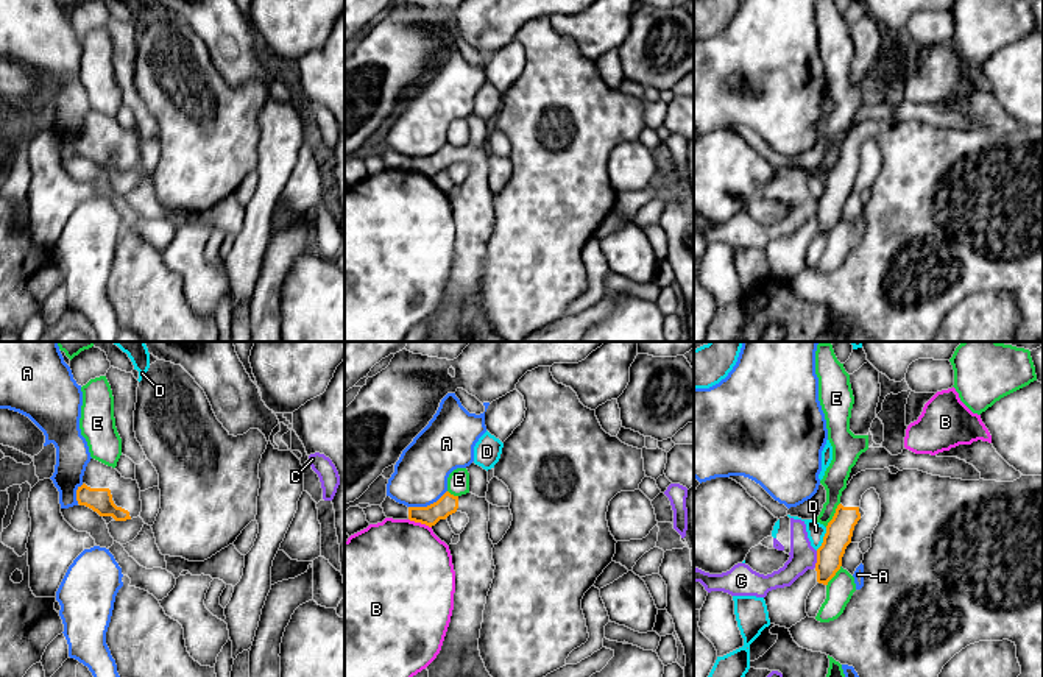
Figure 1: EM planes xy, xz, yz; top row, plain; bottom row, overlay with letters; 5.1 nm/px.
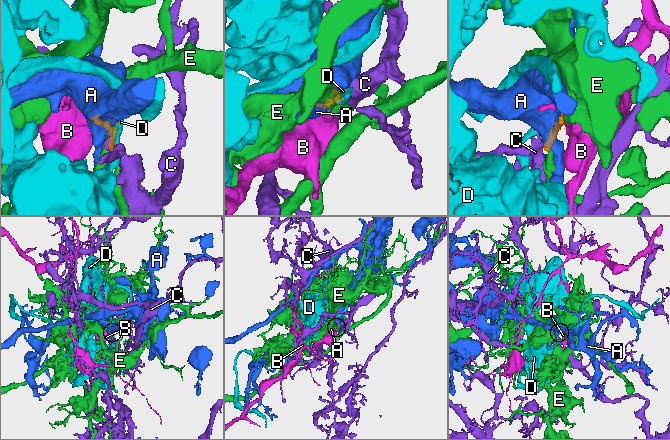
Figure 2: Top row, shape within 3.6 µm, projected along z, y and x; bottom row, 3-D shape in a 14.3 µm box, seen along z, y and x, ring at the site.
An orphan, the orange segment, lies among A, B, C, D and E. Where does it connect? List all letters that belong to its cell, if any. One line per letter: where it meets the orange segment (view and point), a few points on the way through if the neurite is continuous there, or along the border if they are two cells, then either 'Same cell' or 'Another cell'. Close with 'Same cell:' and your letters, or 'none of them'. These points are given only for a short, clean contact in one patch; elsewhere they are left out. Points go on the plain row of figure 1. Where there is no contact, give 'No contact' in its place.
A: Touches orange at xz (427, 156). Boundary: xz (446, 141), (426, 156), (409, 158). Another cell
B: Touches orange at xz (420, 172). Boundary: xz (409, 169), (431, 178). Another cell
C: Touches orange at yz (817, 209). Boundary: yz (817, 202), (814, 217). Another cell
D: Touches orange at yz (823, 189). Boundary: yz (827, 178), (822, 194), (816, 200). Another cell
E: Touches orange at yz (834, 166). Another cell
Same cell: none of them

